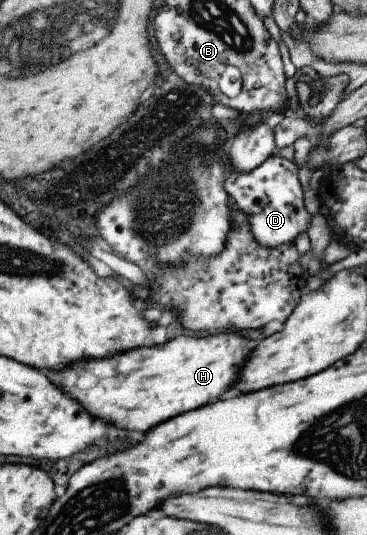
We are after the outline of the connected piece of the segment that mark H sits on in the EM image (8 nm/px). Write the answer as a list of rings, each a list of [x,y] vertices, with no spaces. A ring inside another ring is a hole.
[[[224,332],[208,337],[176,337],[164,345],[138,347],[102,361],[84,359],[58,371],[58,377],[62,377],[58,387],[96,419],[104,419],[118,429],[148,431],[226,393],[246,359],[246,343],[254,347],[254,338],[254,334],[240,337]]]

